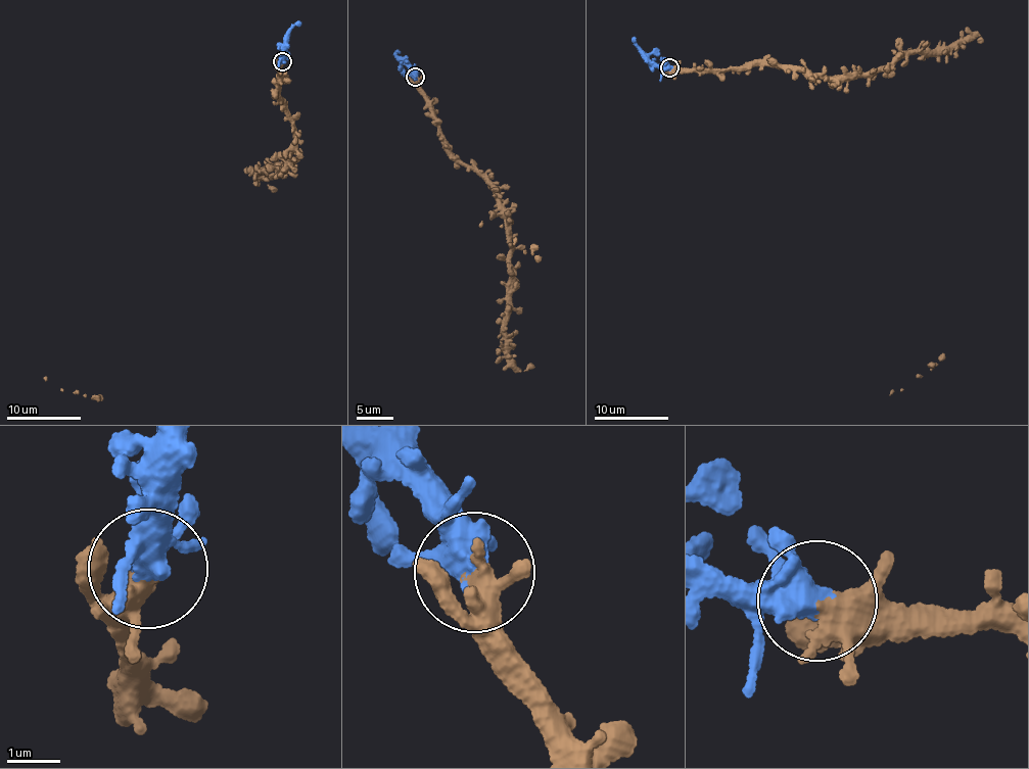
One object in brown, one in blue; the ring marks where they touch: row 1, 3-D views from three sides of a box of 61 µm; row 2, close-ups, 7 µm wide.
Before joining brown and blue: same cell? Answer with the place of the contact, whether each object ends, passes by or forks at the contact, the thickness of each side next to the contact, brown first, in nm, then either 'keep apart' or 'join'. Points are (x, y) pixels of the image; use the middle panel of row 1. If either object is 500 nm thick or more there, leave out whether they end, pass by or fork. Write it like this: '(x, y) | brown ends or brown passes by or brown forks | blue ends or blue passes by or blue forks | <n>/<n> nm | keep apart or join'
(415, 77) | brown forks | blue forks | 340/360 nm | join

